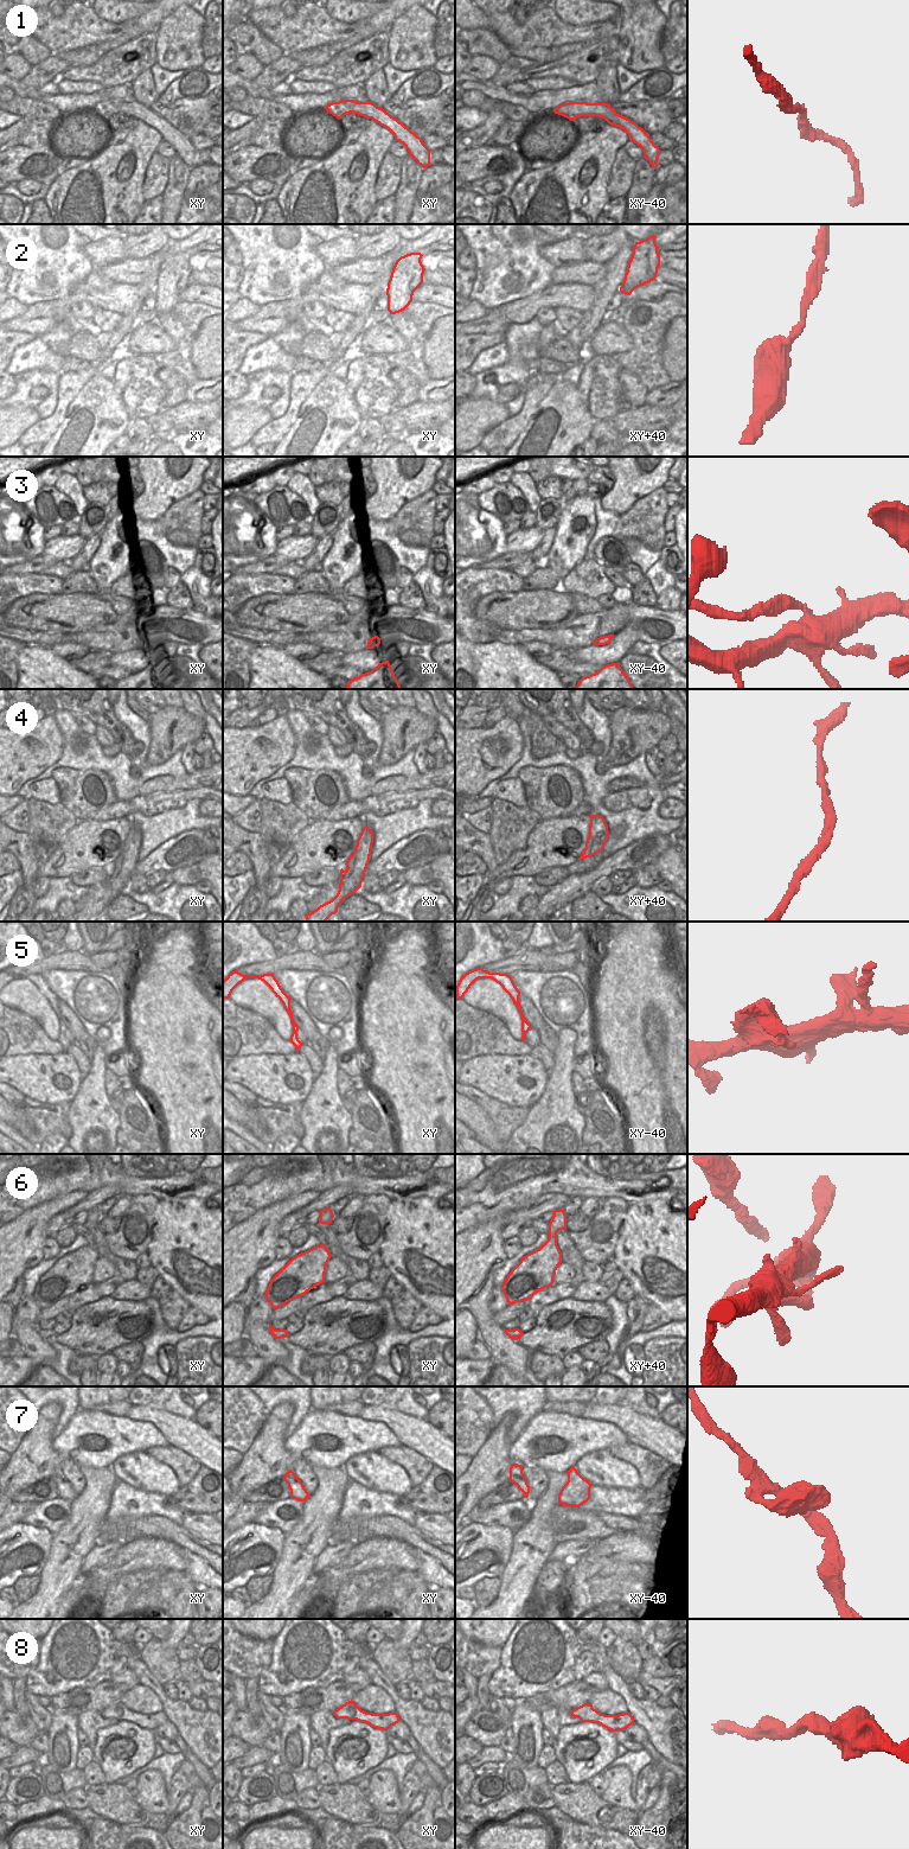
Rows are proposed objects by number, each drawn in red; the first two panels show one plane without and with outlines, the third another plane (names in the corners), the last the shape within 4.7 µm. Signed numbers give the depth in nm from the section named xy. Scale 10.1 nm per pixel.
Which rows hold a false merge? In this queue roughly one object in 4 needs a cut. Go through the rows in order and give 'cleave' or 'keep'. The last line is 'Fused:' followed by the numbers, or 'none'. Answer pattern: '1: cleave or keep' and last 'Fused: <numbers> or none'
1: keep
2: keep
3: cleave
4: keep
5: keep
6: keep
7: keep
8: keep
Fused: 3

